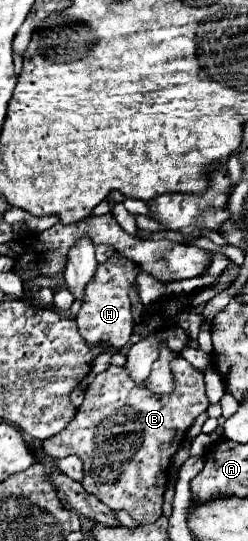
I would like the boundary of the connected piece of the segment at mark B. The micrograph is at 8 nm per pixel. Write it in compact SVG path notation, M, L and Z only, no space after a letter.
M176 355L172 359L172 373L174 373L174 391L168 395L156 395L146 389L146 385L136 383L128 369L124 367L110 367L106 373L96 375L92 387L86 391L84 403L78 407L74 421L70 421L68 429L62 433L42 441L42 449L54 457L76 455L84 461L84 489L98 497L110 509L122 509L140 525L154 523L162 517L162 497L166 489L166 477L170 469L170 461L186 441L186 431L194 423L194 419L208 409L208 399L204 393L204 375L196 371L184 357Z

